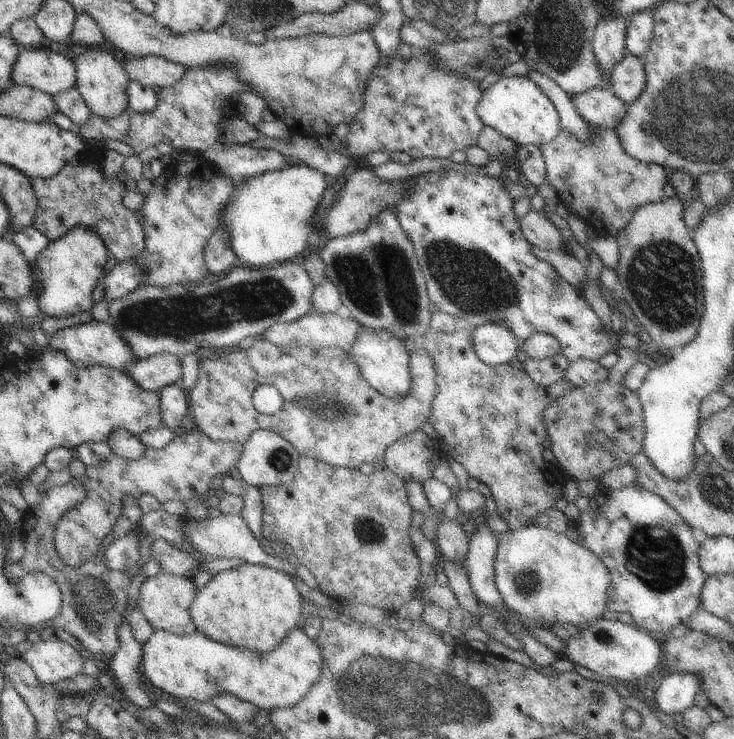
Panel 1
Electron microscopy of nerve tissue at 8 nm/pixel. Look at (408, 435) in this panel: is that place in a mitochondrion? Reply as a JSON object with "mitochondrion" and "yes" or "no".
{"mitochondrion":"no"}

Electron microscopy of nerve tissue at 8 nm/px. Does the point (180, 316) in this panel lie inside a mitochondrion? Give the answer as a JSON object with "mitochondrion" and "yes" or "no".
{"mitochondrion":"yes"}

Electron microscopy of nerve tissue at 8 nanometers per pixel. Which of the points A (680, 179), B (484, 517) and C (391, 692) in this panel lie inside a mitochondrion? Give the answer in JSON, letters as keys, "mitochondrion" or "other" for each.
{"A":"mitochondrion","B":"other","C":"mitochondrion"}

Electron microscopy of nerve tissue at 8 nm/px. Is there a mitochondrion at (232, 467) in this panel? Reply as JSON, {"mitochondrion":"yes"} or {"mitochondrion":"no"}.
{"mitochondrion":"no"}

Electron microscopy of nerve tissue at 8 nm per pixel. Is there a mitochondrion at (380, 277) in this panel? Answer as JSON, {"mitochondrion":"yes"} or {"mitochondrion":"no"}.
{"mitochondrion":"yes"}

